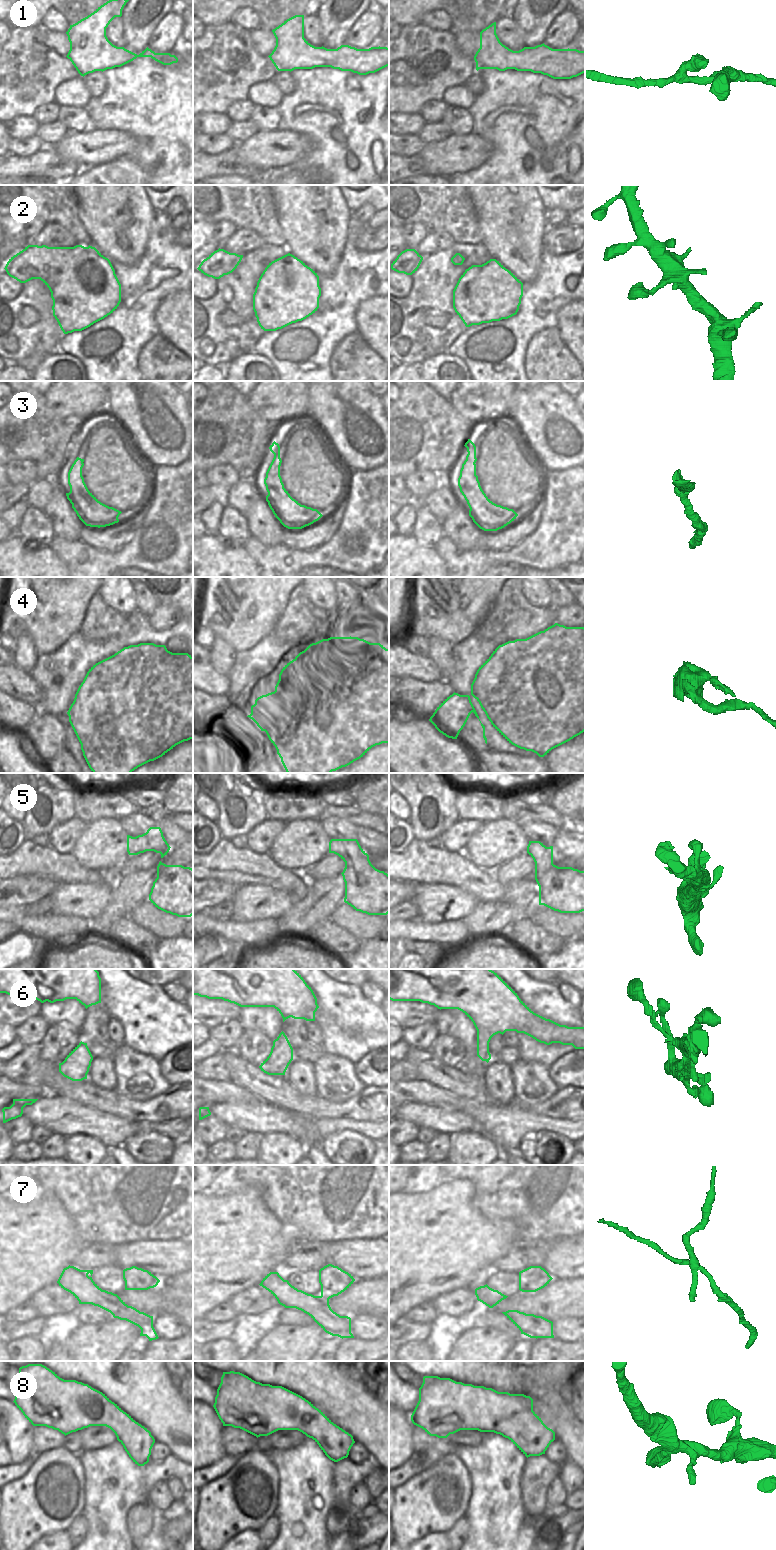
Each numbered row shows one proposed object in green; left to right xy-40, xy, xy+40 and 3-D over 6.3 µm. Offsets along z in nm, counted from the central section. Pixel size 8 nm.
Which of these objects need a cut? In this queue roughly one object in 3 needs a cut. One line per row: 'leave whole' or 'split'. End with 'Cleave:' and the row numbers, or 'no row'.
1: leave whole
2: leave whole
3: split
4: split
5: leave whole
6: leave whole
7: split
8: leave whole
Cleave: 3, 4, 7

